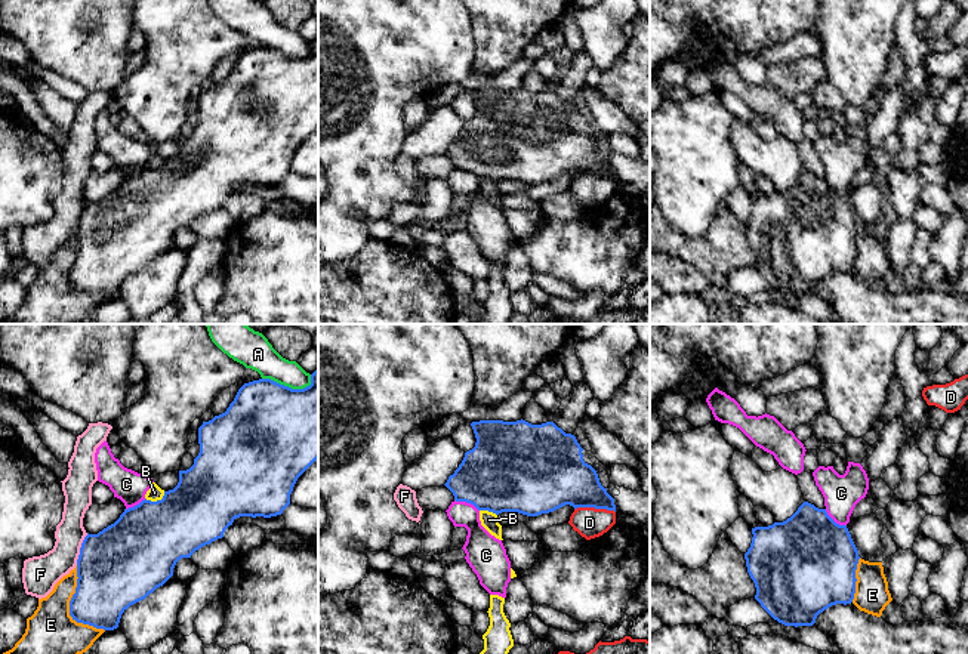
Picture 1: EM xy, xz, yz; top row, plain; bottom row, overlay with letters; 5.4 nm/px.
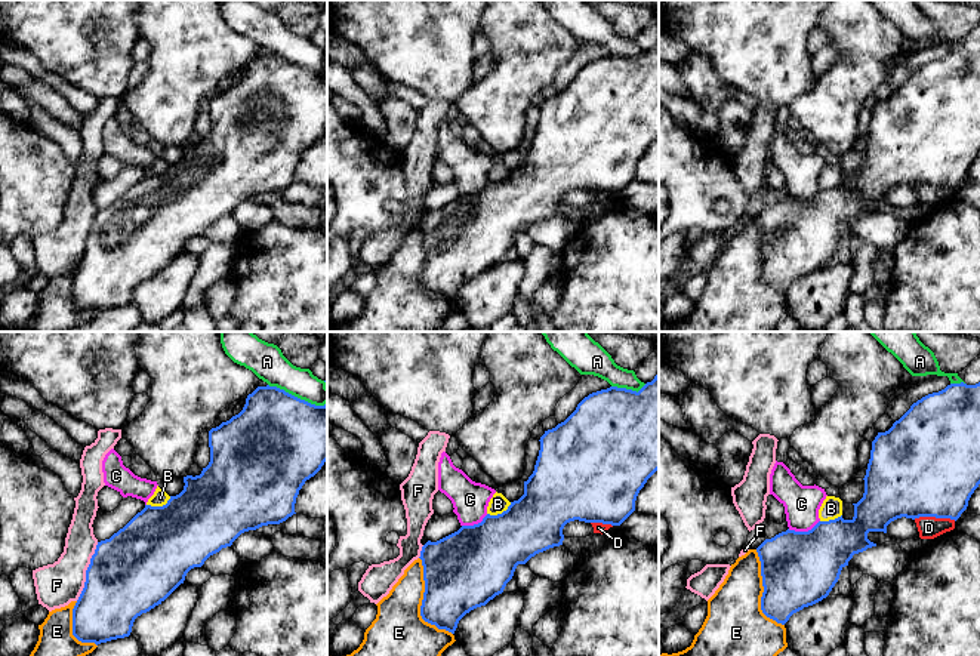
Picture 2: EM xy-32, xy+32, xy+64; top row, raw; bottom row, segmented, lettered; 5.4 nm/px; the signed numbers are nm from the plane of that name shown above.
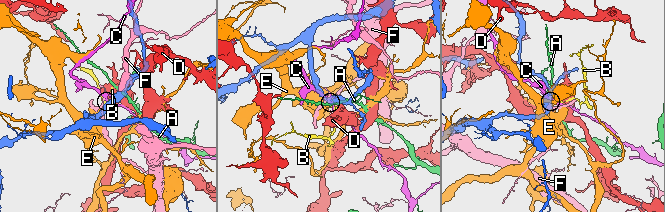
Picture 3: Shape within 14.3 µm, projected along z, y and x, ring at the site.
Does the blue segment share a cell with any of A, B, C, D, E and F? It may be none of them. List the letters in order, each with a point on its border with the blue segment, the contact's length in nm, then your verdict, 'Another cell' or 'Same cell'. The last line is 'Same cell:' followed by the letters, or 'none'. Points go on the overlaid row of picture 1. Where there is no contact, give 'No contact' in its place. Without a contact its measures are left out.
A: Touches blue at xy (287, 386). Shared border 280 nm. Another cell
B: Touches blue at xy (157, 500). Shared border 120 nm. Another cell
C: Touches blue at xz (466, 502). Shared border 150 nm. Another cell
D: Touches blue at xz (595, 508). Shared border 220 nm. Another cell
E: Touches blue at xy (70, 607). Shared border 400 nm. Another cell
F: Touches blue at xy (80, 549). Shared border 190 nm. Another cell
Same cell: none

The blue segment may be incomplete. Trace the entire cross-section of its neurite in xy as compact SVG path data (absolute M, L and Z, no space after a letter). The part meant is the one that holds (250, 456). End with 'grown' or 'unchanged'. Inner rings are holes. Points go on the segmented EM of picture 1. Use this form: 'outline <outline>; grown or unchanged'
outline M318 367L311 374L311 385L303 389L292 389L271 379L244 383L225 413L203 422L198 444L200 453L194 465L179 471L178 485L164 491L161 500L145 499L124 509L114 524L98 534L87 533L77 559L75 593L70 601L73 620L96 629L117 629L121 614L163 586L173 576L179 559L191 558L200 547L222 539L235 518L271 518L283 513L290 505L298 478L318 459Z; unchanged

